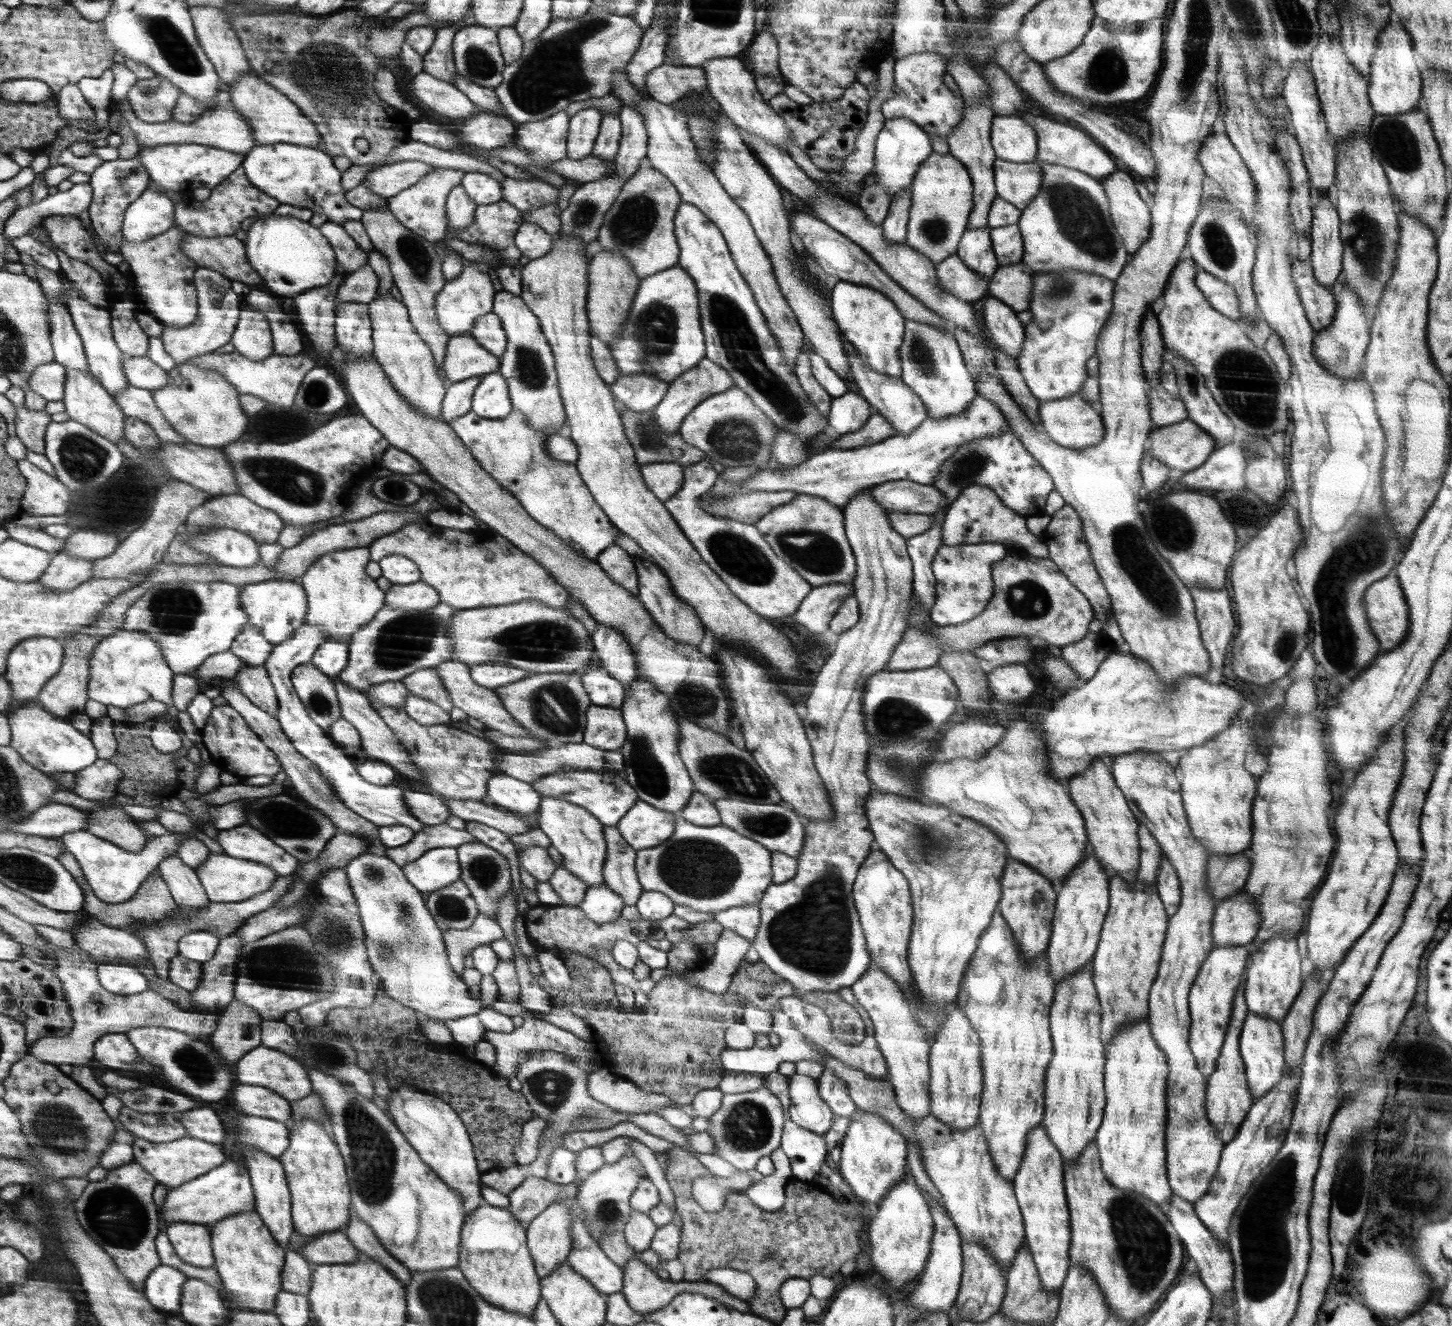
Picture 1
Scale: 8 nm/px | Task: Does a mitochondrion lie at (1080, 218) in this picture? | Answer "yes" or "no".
yes

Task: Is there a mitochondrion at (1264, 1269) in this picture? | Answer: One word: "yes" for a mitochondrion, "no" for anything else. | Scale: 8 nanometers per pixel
yes

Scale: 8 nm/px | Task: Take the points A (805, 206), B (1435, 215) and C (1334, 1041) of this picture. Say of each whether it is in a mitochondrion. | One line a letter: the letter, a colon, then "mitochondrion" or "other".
A: other
B: other
C: other

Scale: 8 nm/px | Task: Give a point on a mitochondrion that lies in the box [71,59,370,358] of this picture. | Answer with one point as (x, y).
(150, 92)

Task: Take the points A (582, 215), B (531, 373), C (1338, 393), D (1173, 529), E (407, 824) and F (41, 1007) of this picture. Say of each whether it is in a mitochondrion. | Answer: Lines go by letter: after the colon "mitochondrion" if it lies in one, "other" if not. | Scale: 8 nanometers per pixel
A: mitochondrion
B: mitochondrion
C: other
D: mitochondrion
E: other
F: other

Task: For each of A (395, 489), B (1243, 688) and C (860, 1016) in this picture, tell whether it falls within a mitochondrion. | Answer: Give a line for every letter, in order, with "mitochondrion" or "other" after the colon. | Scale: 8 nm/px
A: mitochondrion
B: other
C: mitochondrion

